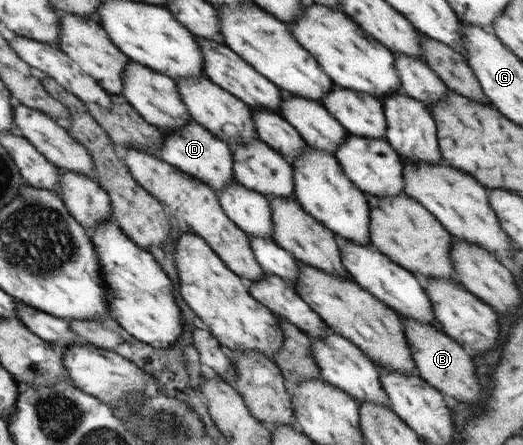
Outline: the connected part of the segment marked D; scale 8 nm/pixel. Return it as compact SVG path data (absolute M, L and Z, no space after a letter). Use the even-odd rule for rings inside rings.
M188 122L182 129L163 132L159 157L193 178L199 179L215 191L236 182L232 171L232 152L227 143L196 122Z

